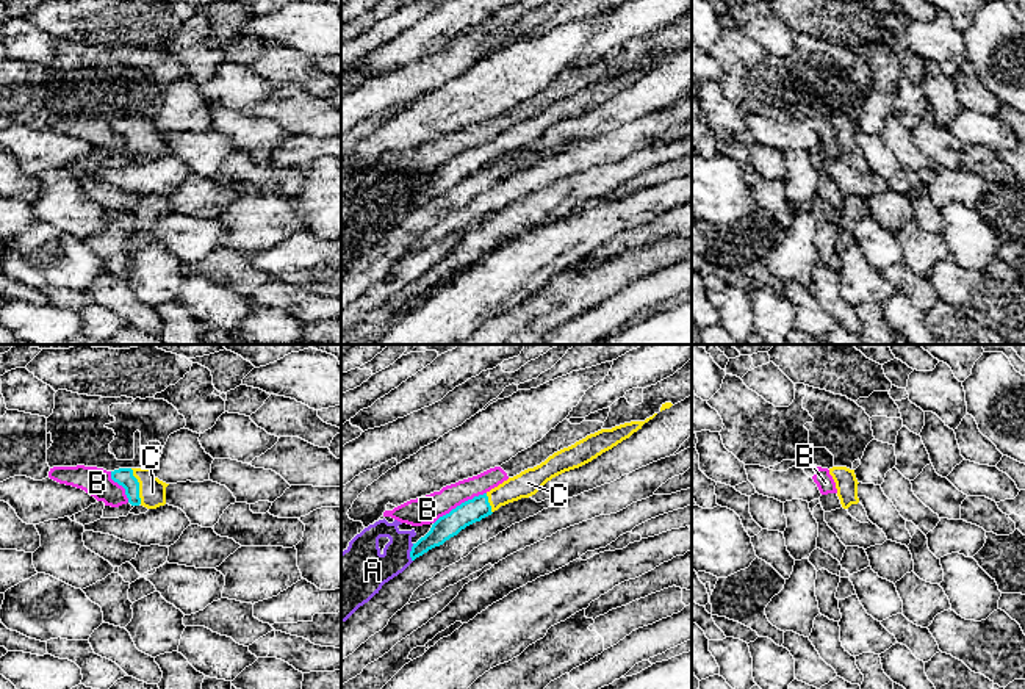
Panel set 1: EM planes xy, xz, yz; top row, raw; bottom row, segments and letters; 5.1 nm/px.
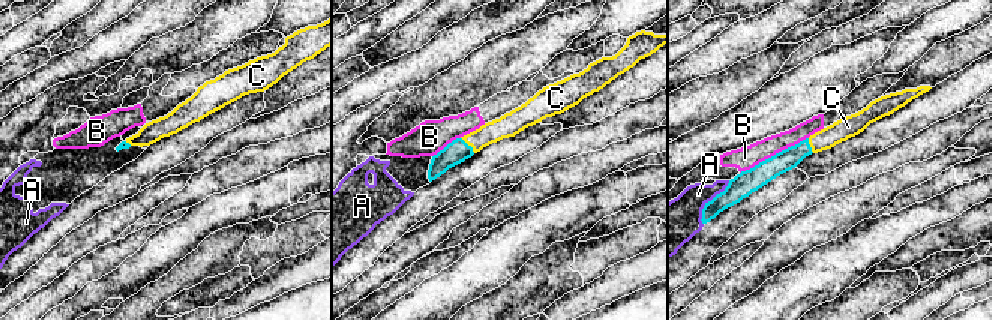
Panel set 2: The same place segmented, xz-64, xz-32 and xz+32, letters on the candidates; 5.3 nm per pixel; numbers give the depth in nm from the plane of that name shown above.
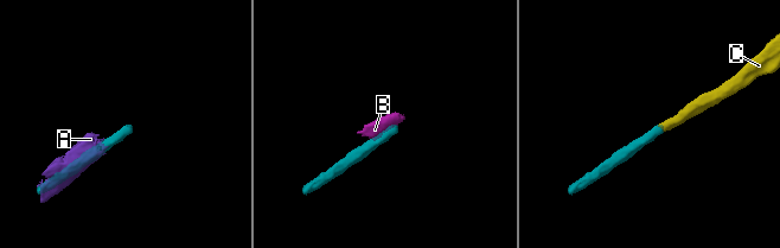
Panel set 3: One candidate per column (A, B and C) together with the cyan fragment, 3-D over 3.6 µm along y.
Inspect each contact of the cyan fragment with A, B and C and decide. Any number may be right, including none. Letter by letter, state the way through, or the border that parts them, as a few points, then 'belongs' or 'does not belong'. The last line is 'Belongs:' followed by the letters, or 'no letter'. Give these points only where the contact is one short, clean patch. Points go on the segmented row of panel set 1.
A: does not belong
B: along xz (485, 492), (462, 501), (434, 523) | does not belong
C: across xy (124, 476), (138, 486), (152, 492) | belongs
Belongs: C

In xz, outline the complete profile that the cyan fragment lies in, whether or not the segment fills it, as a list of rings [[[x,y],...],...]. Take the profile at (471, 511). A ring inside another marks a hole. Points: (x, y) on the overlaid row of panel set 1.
[[[657,413],[646,418],[645,421],[631,421],[612,429],[601,429],[595,434],[590,434],[574,445],[554,453],[540,465],[527,468],[520,474],[509,478],[490,492],[462,503],[449,514],[440,517],[432,525],[430,531],[416,543],[413,543],[410,551],[412,561],[423,556],[429,550],[443,545],[466,526],[491,515],[501,506],[518,501],[521,498],[529,498],[552,478],[592,462],[602,453],[629,438],[656,415]]]

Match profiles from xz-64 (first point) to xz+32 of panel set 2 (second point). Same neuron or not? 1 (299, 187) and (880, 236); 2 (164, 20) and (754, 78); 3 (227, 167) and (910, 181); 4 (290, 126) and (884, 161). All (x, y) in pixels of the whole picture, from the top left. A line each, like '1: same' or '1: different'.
1: same
2: same
3: same
4: same

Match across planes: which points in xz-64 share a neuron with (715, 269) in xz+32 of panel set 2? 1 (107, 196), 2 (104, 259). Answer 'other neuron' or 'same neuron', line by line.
1: other neuron
2: other neuron

